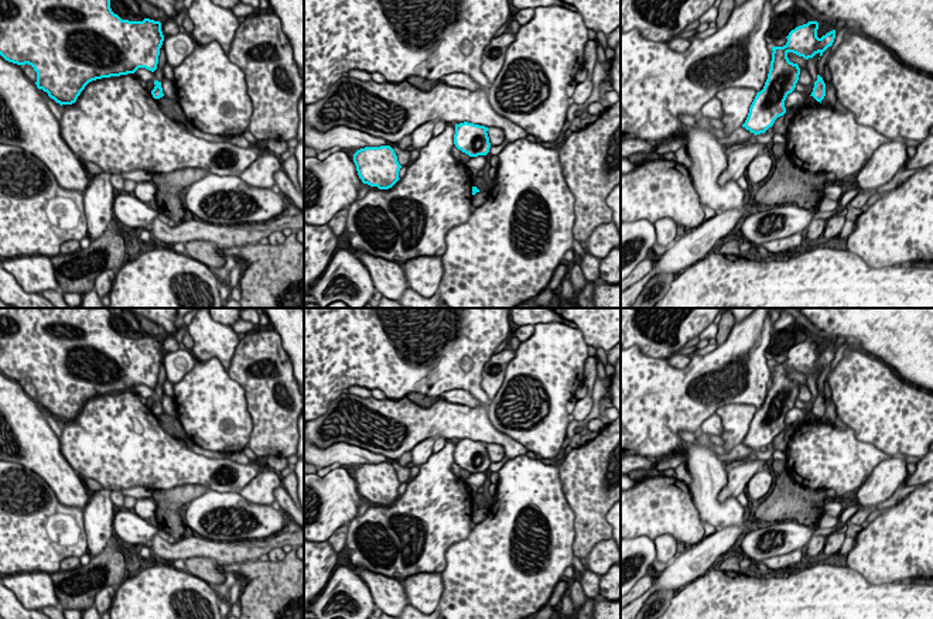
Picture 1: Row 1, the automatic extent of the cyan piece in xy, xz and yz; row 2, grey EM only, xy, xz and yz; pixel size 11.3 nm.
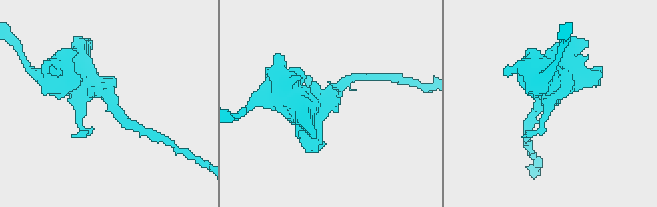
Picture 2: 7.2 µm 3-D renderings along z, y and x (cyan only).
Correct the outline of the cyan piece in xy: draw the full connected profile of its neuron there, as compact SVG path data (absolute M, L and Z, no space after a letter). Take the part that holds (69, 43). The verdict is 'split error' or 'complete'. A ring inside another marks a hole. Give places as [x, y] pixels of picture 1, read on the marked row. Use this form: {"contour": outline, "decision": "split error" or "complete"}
{"contour": "M0 0L0 55L6 61L17 65L31 65L37 72L37 88L47 92L48 96L61 106L75 103L85 86L92 81L134 73L139 68L146 68L154 72L157 69L163 41L164 35L160 21L154 21L150 18L144 18L143 21L122 20L112 11L110 0Z", "decision": "complete"}

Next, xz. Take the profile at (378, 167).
{"contour": "M390 146L360 148L353 154L353 163L362 182L370 187L389 189L400 179L401 165Z", "decision": "complete"}

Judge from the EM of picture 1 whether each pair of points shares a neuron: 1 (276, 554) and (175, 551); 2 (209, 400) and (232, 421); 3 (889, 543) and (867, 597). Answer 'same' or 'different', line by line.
1: different
2: same
3: different

